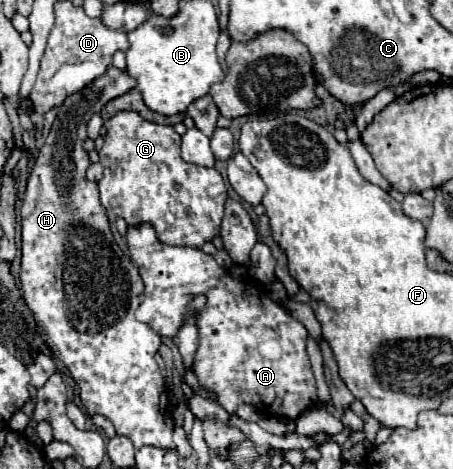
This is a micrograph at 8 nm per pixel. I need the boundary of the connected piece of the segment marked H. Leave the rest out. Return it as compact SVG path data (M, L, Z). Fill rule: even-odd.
M114 66L108 68L106 76L100 76L98 80L94 80L94 84L86 86L82 92L76 92L74 96L68 96L66 102L60 106L58 110L58 116L52 124L52 130L46 138L46 144L40 148L38 152L38 158L30 170L30 178L28 178L28 188L26 188L26 194L24 194L24 200L22 200L22 208L20 208L20 216L22 216L22 268L20 268L20 286L22 286L22 296L24 296L24 302L28 304L28 308L34 312L34 318L36 318L36 324L42 332L42 338L44 342L48 344L48 348L52 350L52 354L56 358L60 358L64 362L64 366L70 370L72 378L76 380L78 388L80 388L80 400L86 408L86 412L90 416L104 416L108 418L114 428L116 428L116 434L120 436L128 436L134 444L134 448L142 448L142 446L154 446L154 448L164 448L164 450L172 450L174 448L174 442L172 442L172 432L174 432L174 422L172 422L172 414L168 414L168 396L166 396L166 386L164 386L164 376L154 360L154 354L158 352L158 346L160 346L160 336L146 324L138 322L136 320L136 310L142 302L142 294L144 294L144 284L142 284L142 278L140 278L140 272L138 272L138 266L122 252L122 248L116 244L114 236L112 236L112 230L110 230L110 222L108 222L108 216L106 216L106 210L102 208L100 204L100 196L98 196L98 186L90 180L86 180L86 168L90 166L90 158L86 154L86 150L82 148L82 142L88 138L86 136L86 124L88 120L92 118L92 114L100 112L106 102L110 102L112 98L116 96L122 96L126 94L128 90L134 88L134 78L128 76L128 72L120 72L116 70Z

